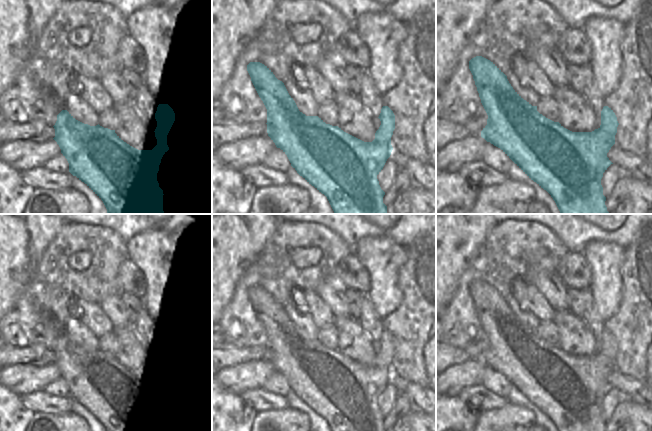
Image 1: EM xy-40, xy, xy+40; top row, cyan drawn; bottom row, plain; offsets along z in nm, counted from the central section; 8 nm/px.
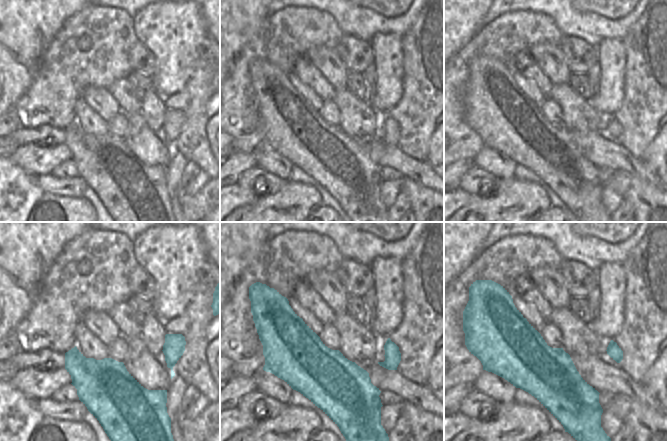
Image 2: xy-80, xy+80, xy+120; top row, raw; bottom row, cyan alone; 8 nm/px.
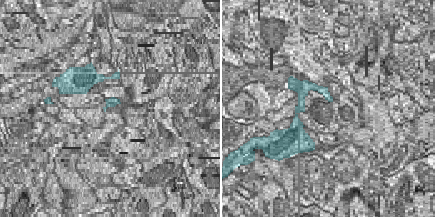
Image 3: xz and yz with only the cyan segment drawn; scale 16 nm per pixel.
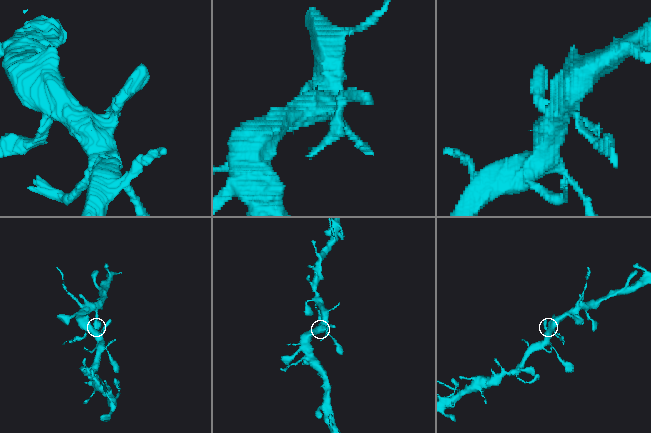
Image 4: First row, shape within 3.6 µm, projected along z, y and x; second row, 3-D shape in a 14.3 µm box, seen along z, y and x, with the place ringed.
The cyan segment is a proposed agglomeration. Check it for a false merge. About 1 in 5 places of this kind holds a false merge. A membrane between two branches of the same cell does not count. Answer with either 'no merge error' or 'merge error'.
no merge error

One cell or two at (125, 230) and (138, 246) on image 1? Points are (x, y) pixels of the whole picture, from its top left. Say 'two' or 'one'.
two

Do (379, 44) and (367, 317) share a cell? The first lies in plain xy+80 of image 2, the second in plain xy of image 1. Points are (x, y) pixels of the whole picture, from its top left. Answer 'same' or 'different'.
different

